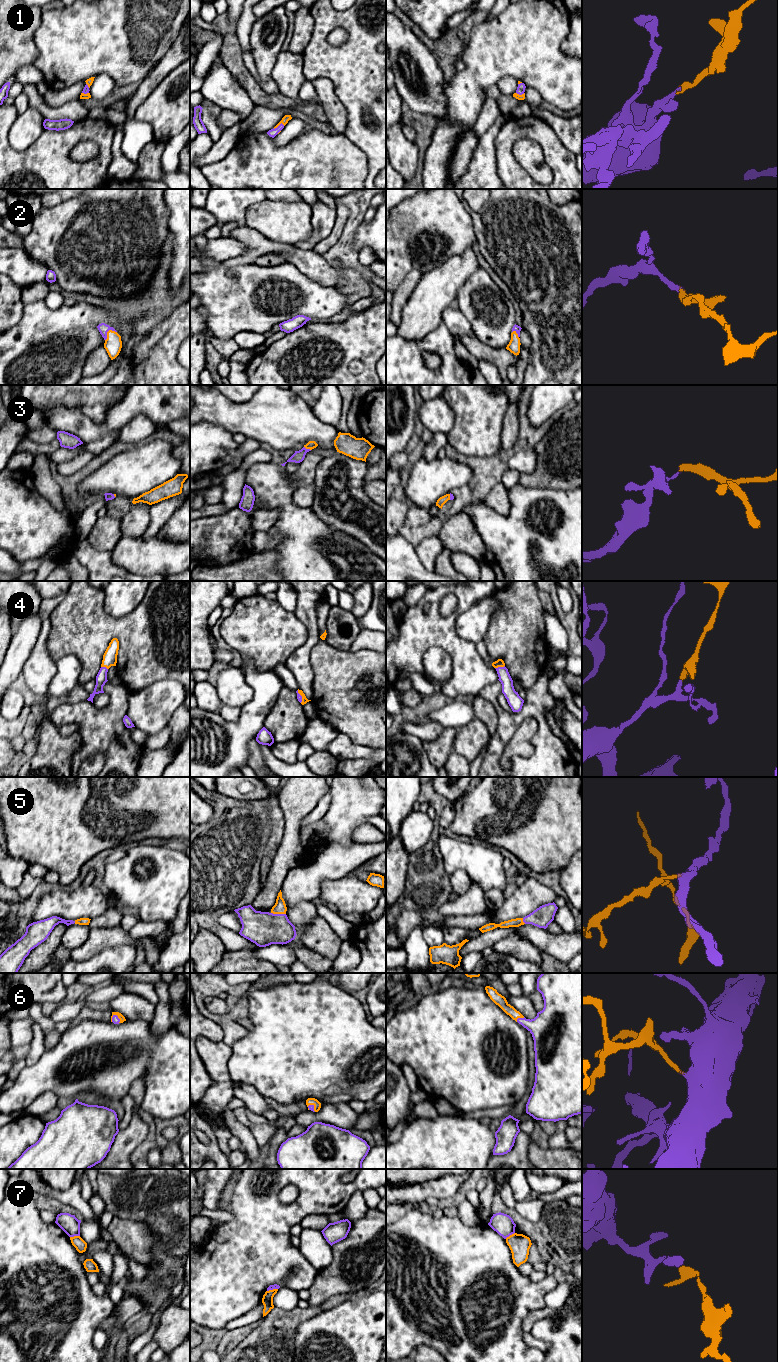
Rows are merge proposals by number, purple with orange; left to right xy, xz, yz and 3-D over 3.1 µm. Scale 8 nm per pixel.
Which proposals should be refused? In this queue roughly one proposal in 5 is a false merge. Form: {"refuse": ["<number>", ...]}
{"refuse": ["7"]}

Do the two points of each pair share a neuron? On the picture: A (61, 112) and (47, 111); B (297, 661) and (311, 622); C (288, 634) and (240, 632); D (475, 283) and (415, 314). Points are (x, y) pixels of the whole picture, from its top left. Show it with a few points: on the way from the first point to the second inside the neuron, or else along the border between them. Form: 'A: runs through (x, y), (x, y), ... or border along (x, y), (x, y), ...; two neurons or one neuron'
A: runs through (58, 112), (50, 112); one neuron
B: runs through (304, 651), (312, 640), (312, 632); one neuron
C: runs through (276, 633), (252, 632); one neuron
D: border along (473, 274), (462, 285), (456, 298); two neurons

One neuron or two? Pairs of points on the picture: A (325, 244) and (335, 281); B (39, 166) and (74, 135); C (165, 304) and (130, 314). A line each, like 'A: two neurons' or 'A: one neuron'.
A: two neurons
B: one neuron
C: one neuron

